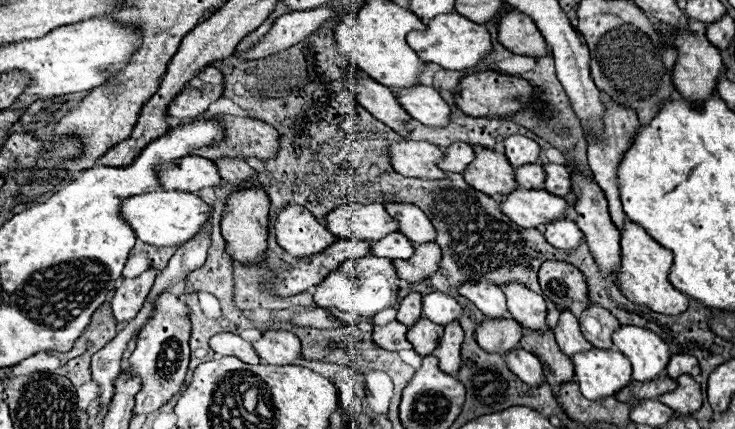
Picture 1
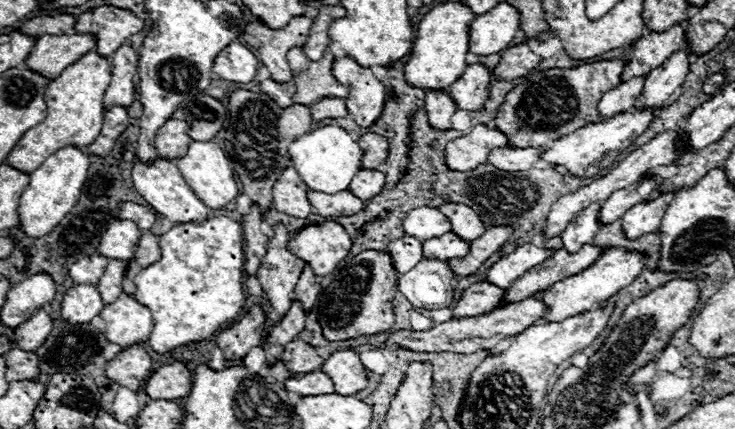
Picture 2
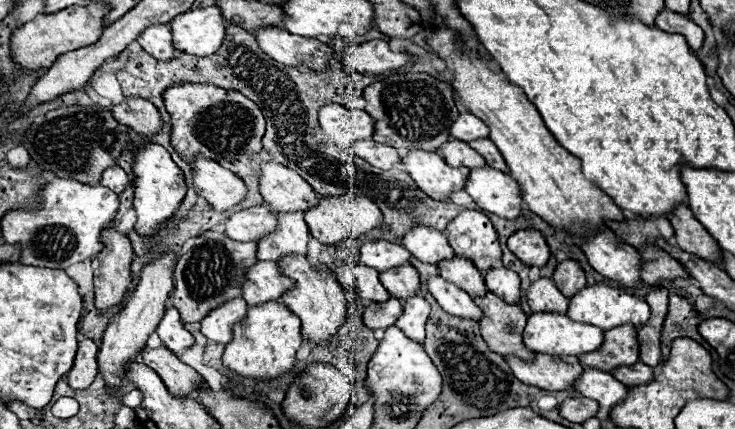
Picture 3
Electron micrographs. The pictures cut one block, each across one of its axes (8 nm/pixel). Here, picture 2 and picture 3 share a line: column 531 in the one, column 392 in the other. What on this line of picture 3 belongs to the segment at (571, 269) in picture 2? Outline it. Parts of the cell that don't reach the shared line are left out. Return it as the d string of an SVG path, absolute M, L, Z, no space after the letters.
M398 266L398 270L388 270L386 274L380 274L380 282L386 286L390 296L398 300L412 298L420 294L420 274L414 266Z

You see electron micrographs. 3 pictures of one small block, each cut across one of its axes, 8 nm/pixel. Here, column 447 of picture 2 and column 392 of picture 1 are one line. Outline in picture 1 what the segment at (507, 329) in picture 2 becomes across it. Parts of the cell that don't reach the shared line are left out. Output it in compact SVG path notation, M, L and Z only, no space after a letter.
M390 322L386 326L374 326L372 338L378 346L382 346L384 350L406 350L410 348L410 342L406 340L406 332L408 328L400 322Z

